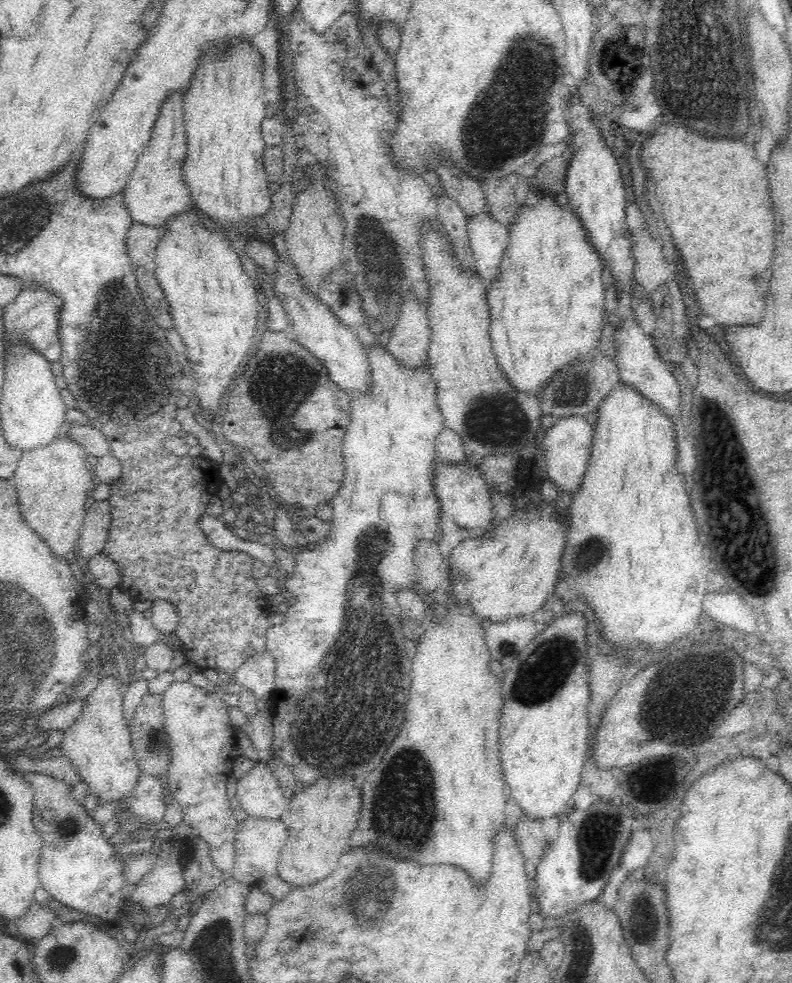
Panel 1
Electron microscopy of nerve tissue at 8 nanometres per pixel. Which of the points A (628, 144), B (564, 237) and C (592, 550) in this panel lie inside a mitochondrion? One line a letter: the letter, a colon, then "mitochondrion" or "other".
A: other
B: other
C: mitochondrion

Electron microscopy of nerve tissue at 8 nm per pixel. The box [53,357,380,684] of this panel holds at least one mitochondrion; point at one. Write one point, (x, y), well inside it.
(288, 399)

